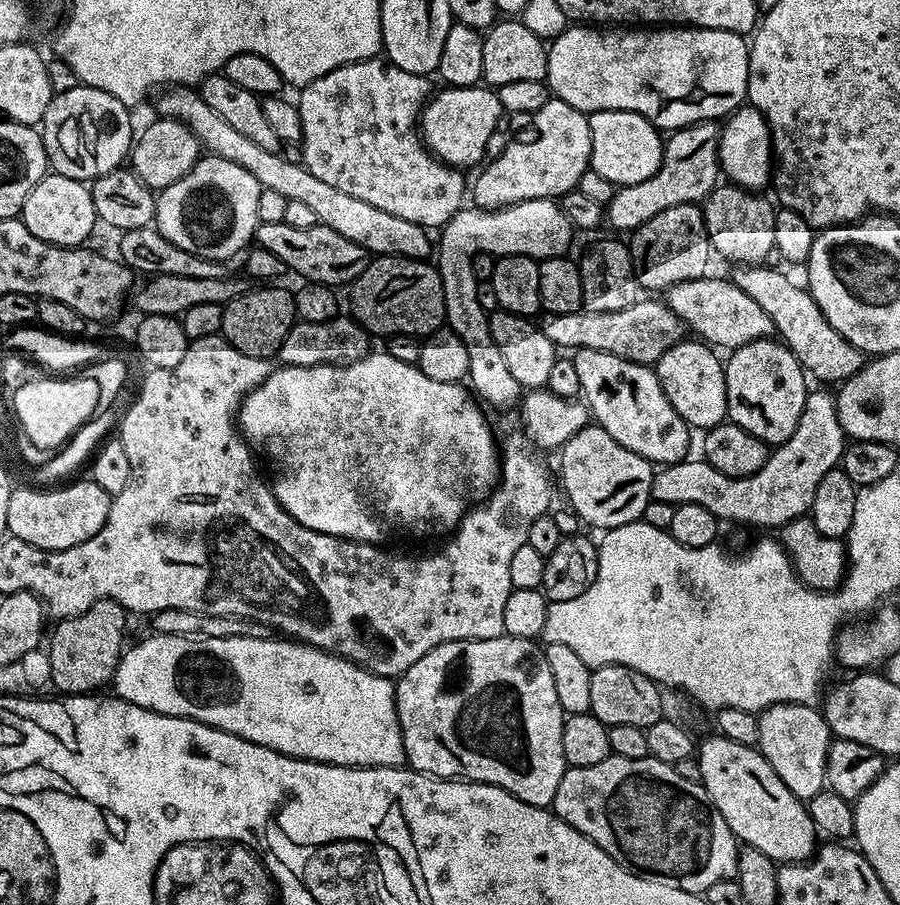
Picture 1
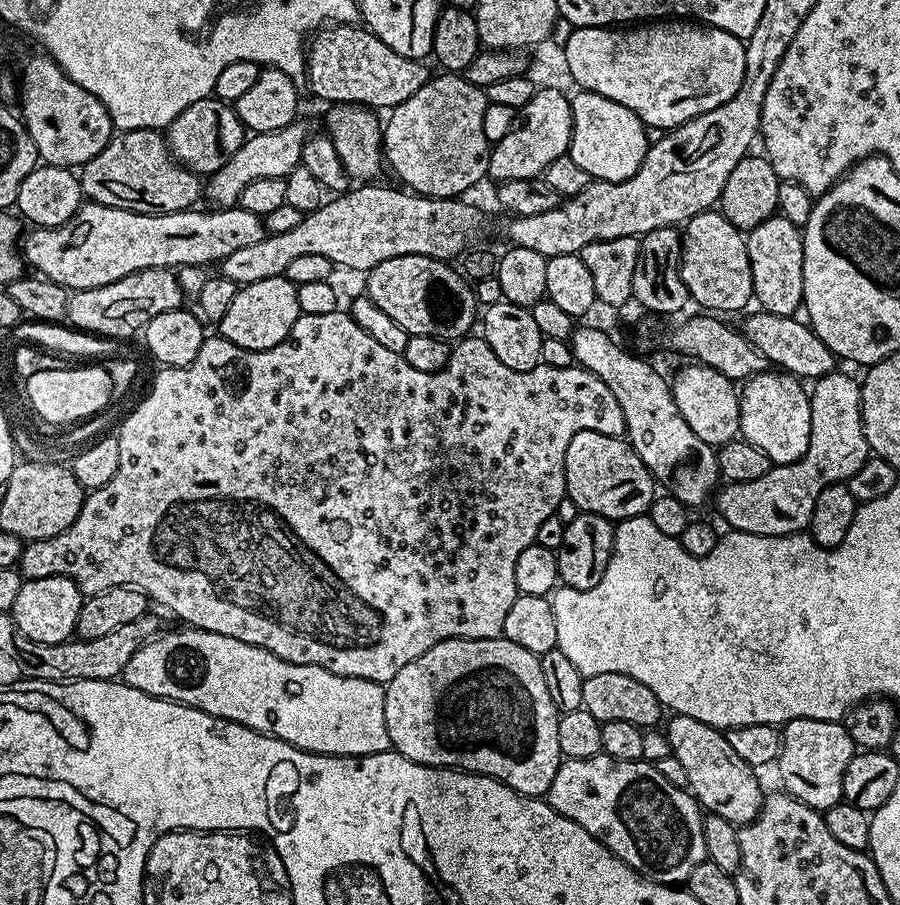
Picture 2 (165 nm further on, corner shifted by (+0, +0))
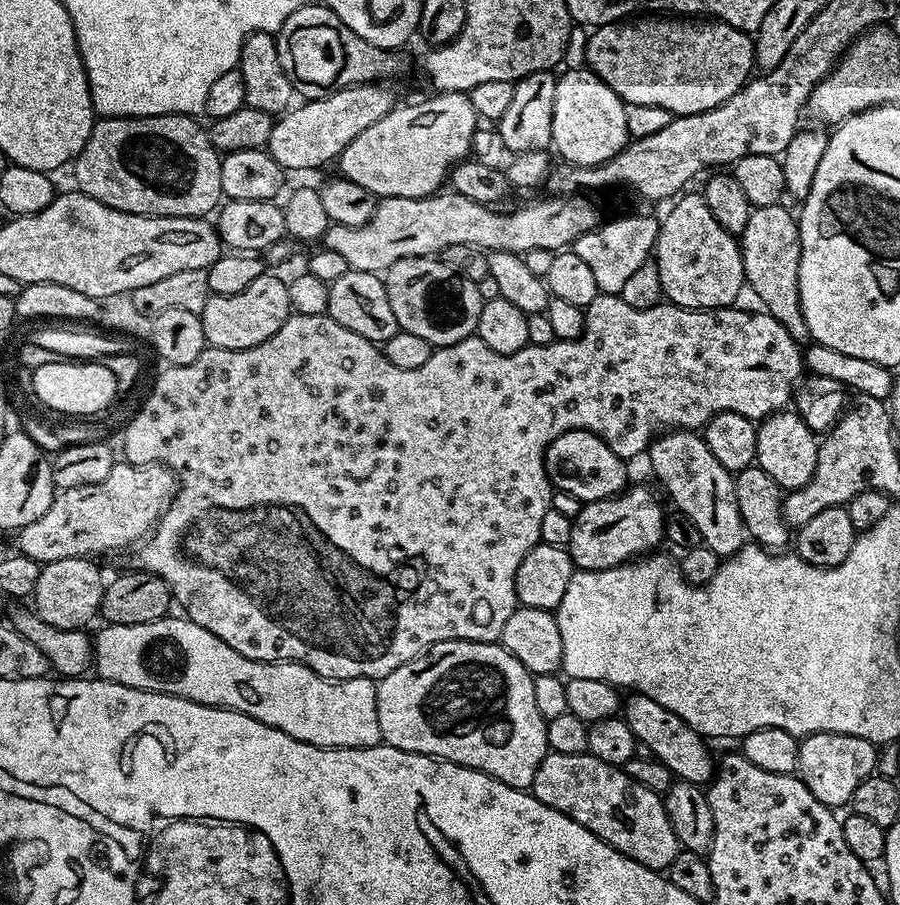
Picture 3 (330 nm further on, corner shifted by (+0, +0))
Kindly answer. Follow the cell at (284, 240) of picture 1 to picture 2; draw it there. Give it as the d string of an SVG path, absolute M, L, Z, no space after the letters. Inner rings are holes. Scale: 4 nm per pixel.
M84 202L62 226L33 227L32 233L23 237L22 255L43 279L79 290L106 286L147 268L176 270L179 264L215 265L234 254L234 250L242 250L266 235L263 219L250 214L250 210L233 206L212 212L196 211L147 216Z

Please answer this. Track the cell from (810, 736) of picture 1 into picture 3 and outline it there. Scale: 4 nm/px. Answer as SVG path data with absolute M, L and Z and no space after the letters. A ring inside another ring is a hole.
M815 732L800 740L796 772L810 794L833 810L851 805L854 790L876 772L877 745L866 738L837 732Z

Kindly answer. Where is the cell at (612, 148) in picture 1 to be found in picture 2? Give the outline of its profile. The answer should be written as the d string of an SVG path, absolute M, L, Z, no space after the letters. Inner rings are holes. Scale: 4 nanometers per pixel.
M583 90L577 91L571 101L572 141L568 155L586 170L592 180L622 182L633 176L642 166L650 147L646 126L636 117L634 110L626 110L626 106L618 106L618 102L602 98L602 94Z

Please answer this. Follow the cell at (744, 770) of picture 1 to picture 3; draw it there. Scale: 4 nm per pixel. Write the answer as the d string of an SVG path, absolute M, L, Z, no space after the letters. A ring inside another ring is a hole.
M632 694L632 696L623 701L622 715L626 726L635 734L639 743L650 746L653 757L661 760L669 770L672 771L673 777L685 780L691 784L707 785L714 775L714 756L707 748L705 737L699 732L694 731L678 714L666 710L654 698Z

